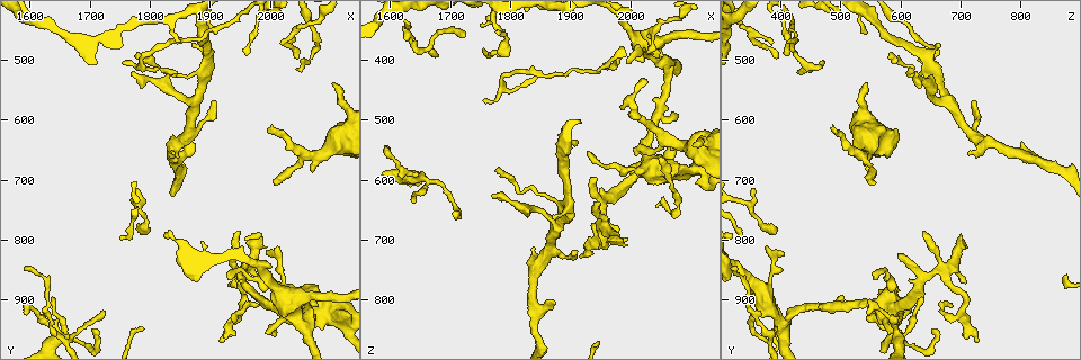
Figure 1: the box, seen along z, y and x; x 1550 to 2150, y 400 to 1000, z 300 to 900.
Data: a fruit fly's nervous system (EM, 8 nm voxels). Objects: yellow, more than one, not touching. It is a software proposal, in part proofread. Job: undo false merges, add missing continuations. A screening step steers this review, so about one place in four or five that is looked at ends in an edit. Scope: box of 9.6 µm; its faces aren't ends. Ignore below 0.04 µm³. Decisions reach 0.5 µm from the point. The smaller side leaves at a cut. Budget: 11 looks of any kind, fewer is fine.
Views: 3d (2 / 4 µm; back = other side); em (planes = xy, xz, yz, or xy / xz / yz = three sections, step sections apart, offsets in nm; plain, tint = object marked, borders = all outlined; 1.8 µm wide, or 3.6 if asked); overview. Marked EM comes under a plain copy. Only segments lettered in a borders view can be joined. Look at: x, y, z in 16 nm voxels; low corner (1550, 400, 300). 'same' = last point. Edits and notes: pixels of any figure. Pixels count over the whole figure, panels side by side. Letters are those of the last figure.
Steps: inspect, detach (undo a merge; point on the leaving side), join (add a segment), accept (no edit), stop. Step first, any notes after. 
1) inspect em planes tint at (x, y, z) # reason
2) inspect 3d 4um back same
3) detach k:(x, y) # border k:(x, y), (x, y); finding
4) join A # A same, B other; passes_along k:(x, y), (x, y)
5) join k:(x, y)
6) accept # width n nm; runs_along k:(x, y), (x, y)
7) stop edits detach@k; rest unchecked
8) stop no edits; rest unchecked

inspect em yz step 16 borders at (1600, 925, 545) # thin end

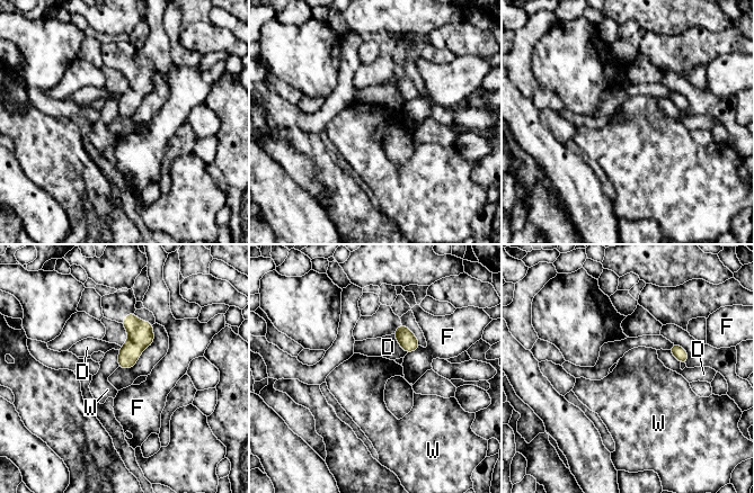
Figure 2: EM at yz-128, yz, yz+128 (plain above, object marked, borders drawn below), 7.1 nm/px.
inspect em planes borders same

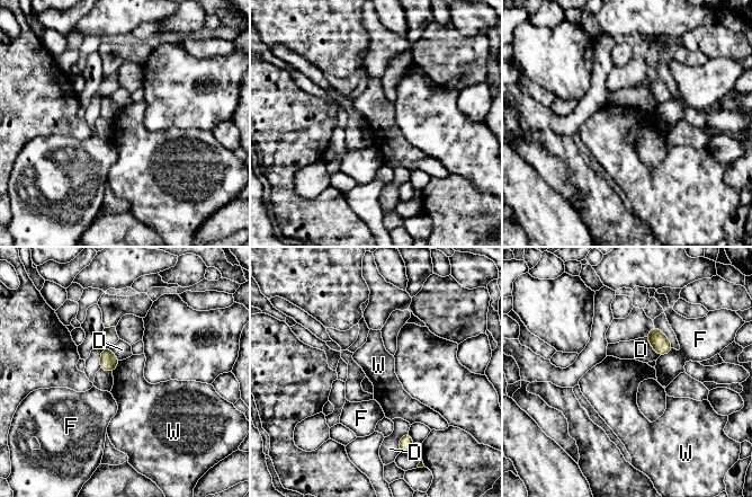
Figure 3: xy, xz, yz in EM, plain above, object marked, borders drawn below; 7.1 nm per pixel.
accept # longest_contact D 170 nm; D other, F other, W other; border 3:(119, 361), (113, 372); none of them fits

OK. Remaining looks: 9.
inspect em xy step 16 borders at (2000, 610, 485) # branch stops here

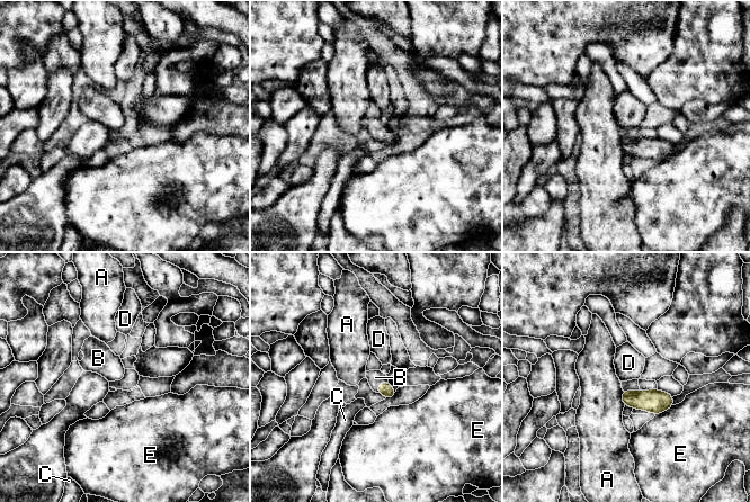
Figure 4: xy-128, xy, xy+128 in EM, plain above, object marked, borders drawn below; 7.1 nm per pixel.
inspect em planes borders same

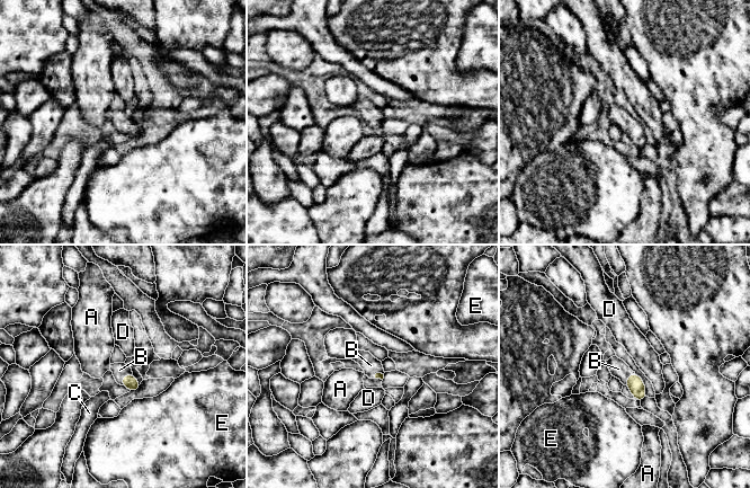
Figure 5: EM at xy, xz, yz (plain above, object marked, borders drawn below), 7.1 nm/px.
join B # A other, B same, C other, D other, E other; it goes on there

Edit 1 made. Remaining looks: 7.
inspect em planes borders at (2100, 540, 545) # free end

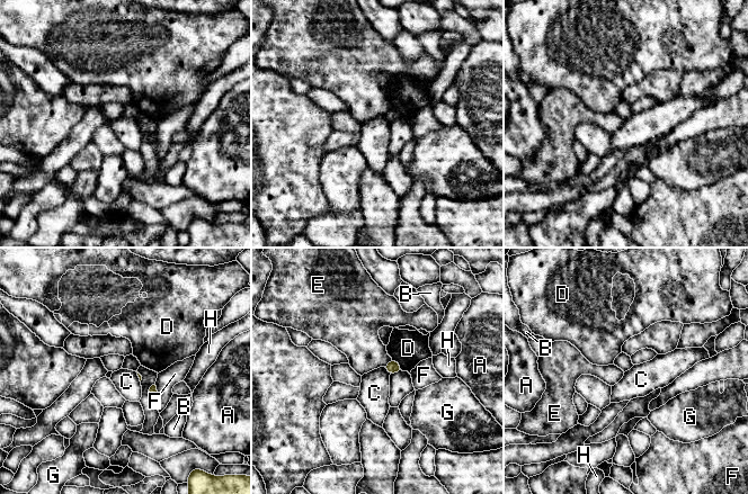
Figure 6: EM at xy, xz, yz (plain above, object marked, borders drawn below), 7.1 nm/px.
accept # A other, B other, C other, D other, E other, F other, G other, H other; border 6:(383, 367), (390, 374); no lettered segment goes on from it

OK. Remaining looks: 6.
inspect 3d 4um at (1945, 820, 595) # free end

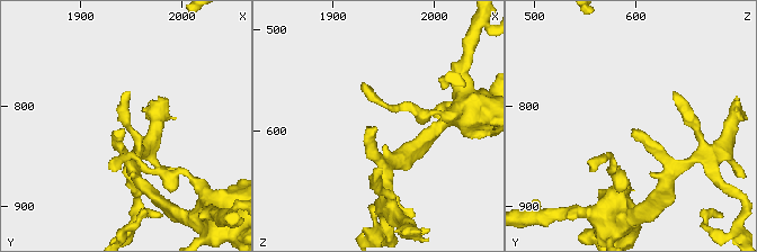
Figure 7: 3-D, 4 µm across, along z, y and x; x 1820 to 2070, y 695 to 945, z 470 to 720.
inspect em planes borders at (1940, 820, 598) # shape alone is not enough

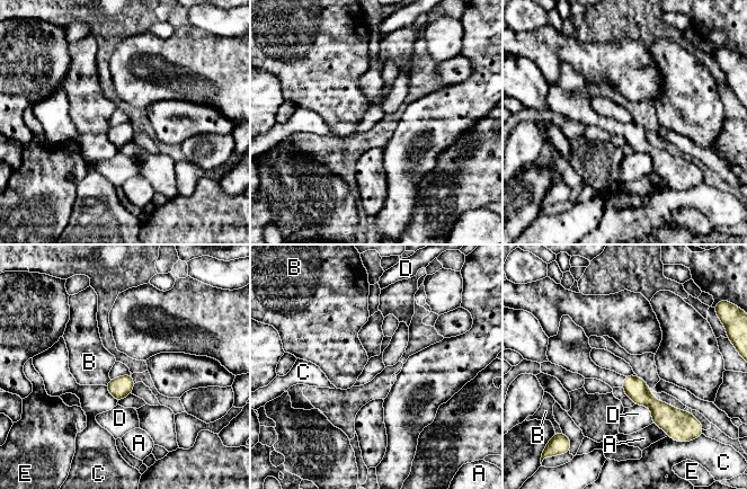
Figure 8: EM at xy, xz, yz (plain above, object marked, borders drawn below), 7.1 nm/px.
accept # longest_contact D 190 nm; A other, B other, C other, D other, E other; border 8:(110, 380), (106, 385); none of them fits

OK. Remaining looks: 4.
inspect 3d 4um at (1880, 640, 800) # branch stops here

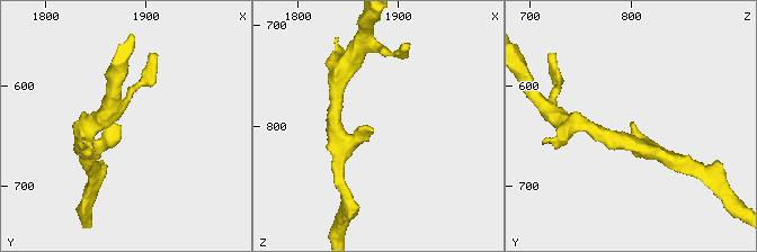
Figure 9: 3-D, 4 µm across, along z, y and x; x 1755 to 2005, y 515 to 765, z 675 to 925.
inspect em yz step 4 tint at (1878, 644, 804) # need the tissue

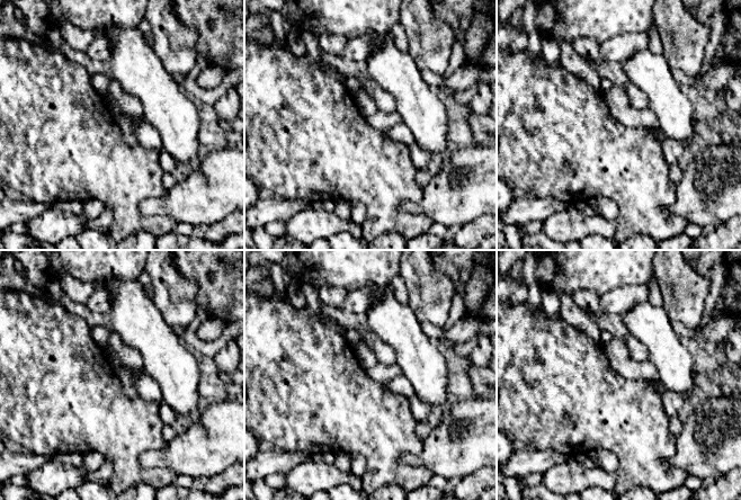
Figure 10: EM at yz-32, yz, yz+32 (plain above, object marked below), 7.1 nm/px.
inspect em xz step 8 borders same # another direction

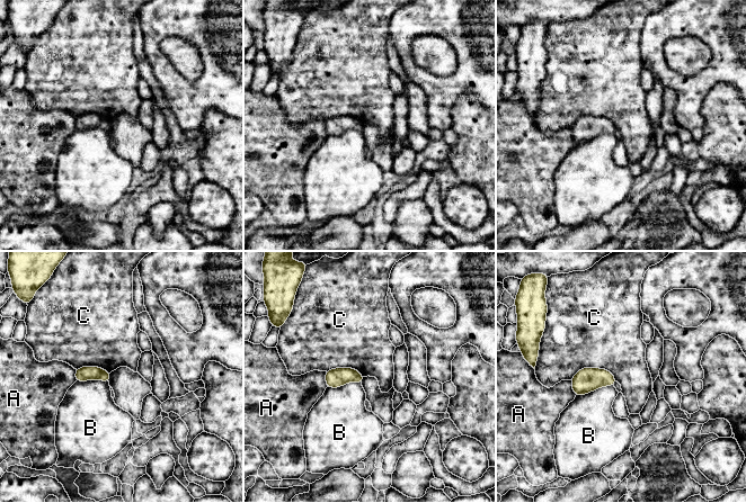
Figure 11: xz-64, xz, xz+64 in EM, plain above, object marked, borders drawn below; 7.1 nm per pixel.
accept # longest_contact C 340 nm; A other, B other, C other; no lettered segment goes on from it

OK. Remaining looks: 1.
stop edits join@5; rest unchecked

